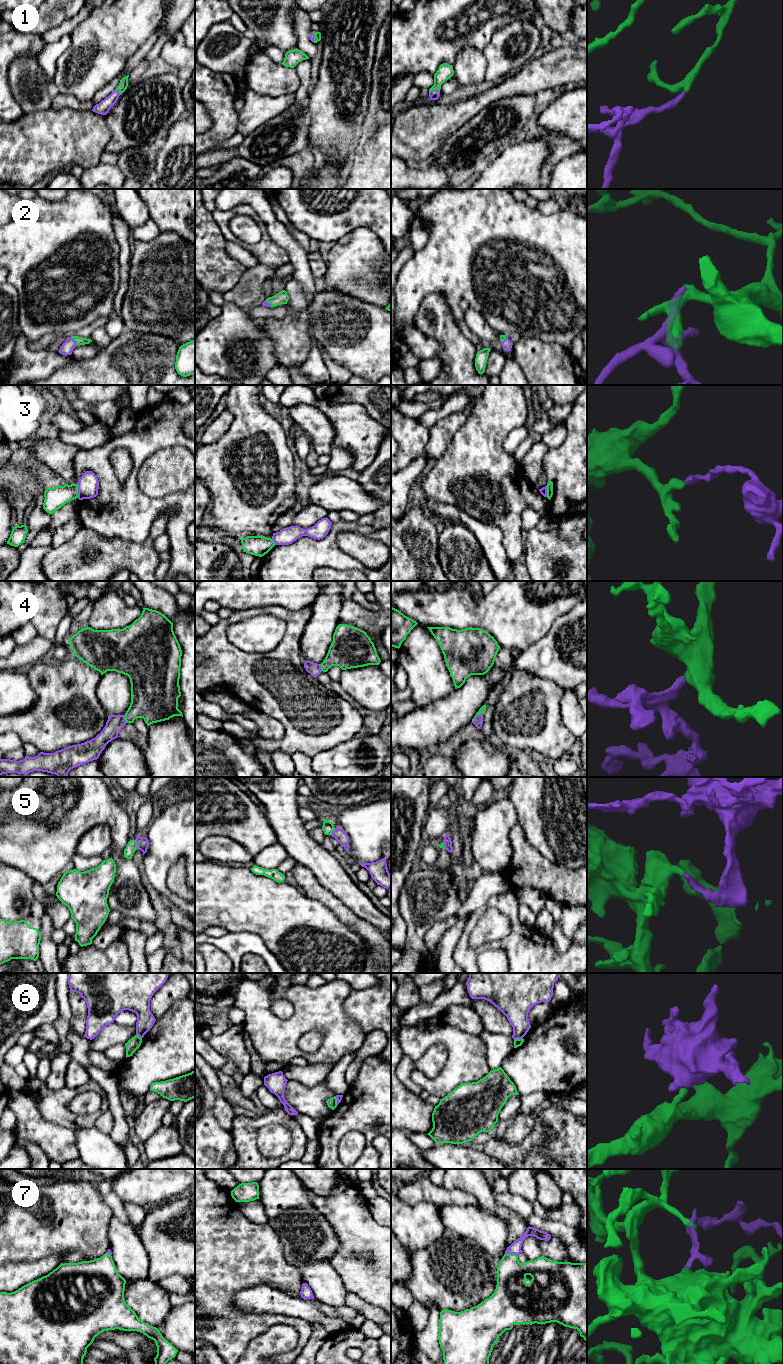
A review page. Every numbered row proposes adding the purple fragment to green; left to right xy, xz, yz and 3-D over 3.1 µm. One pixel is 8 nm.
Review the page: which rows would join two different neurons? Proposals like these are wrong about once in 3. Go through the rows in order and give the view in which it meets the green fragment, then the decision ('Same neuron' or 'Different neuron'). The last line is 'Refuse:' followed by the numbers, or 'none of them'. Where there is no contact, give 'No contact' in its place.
1: Touches green in yz. Same neuron
2: Touches green in xy. Same neuron
3: Touches green in yz. Different neuron
4: Touches green in yz. Same neuron
5: Touches green in xy. Same neuron
6: Touches green in yz. Different neuron
7: Touches green in yz. Same neuron
Refuse: 3, 6

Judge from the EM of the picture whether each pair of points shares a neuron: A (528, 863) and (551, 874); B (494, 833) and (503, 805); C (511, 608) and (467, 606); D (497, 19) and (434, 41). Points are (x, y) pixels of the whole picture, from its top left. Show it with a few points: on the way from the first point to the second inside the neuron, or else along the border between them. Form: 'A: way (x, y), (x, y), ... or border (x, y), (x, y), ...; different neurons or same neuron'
A: way (534, 869), (540, 874), (545, 874); same neuron
B: way (494, 826), (502, 812); same neuron
C: way (500, 608), (478, 608); same neuron
D: way (481, 20), (455, 20), (449, 26); same neuron

